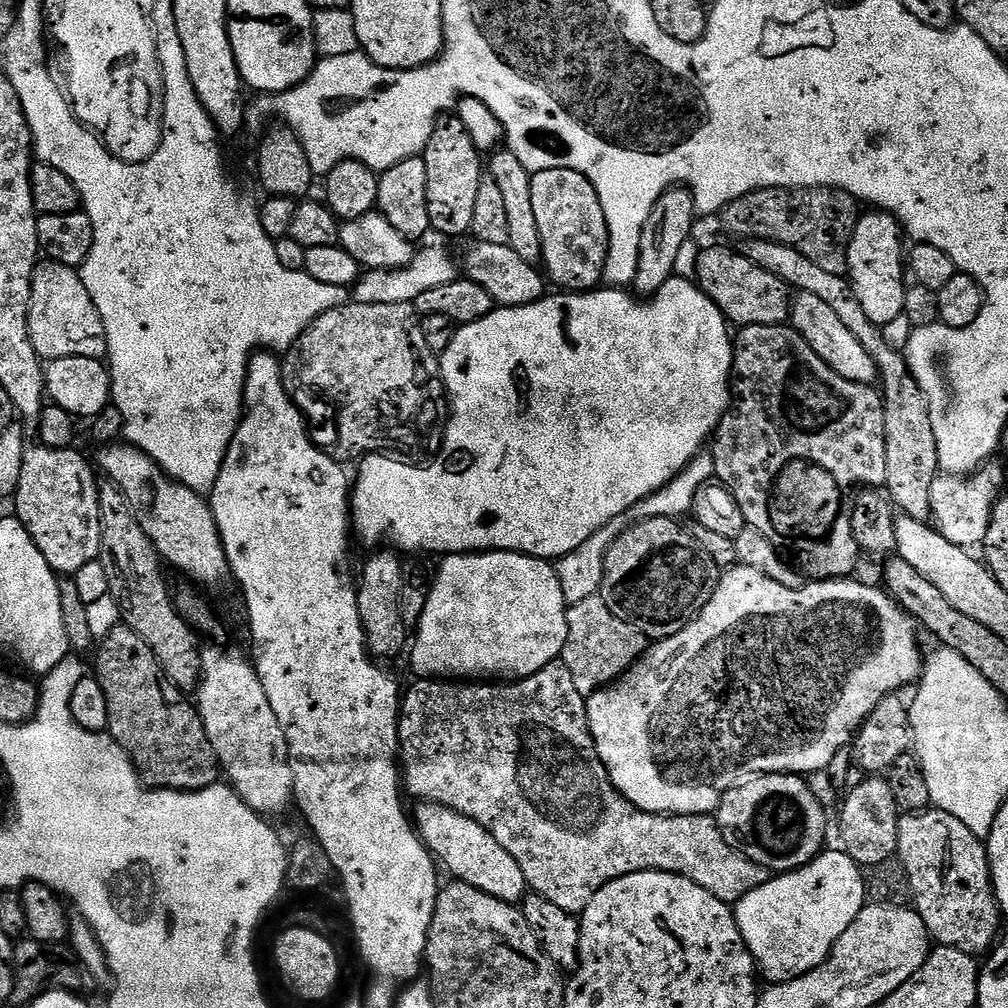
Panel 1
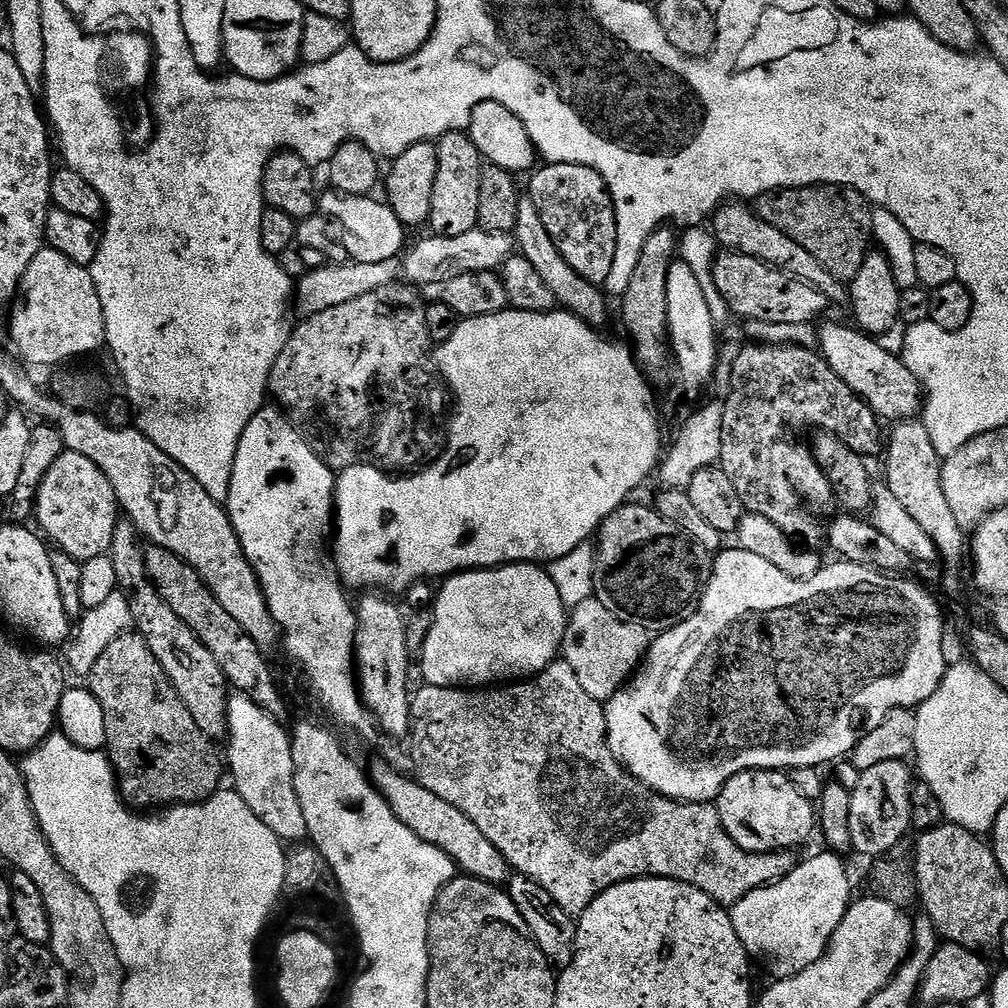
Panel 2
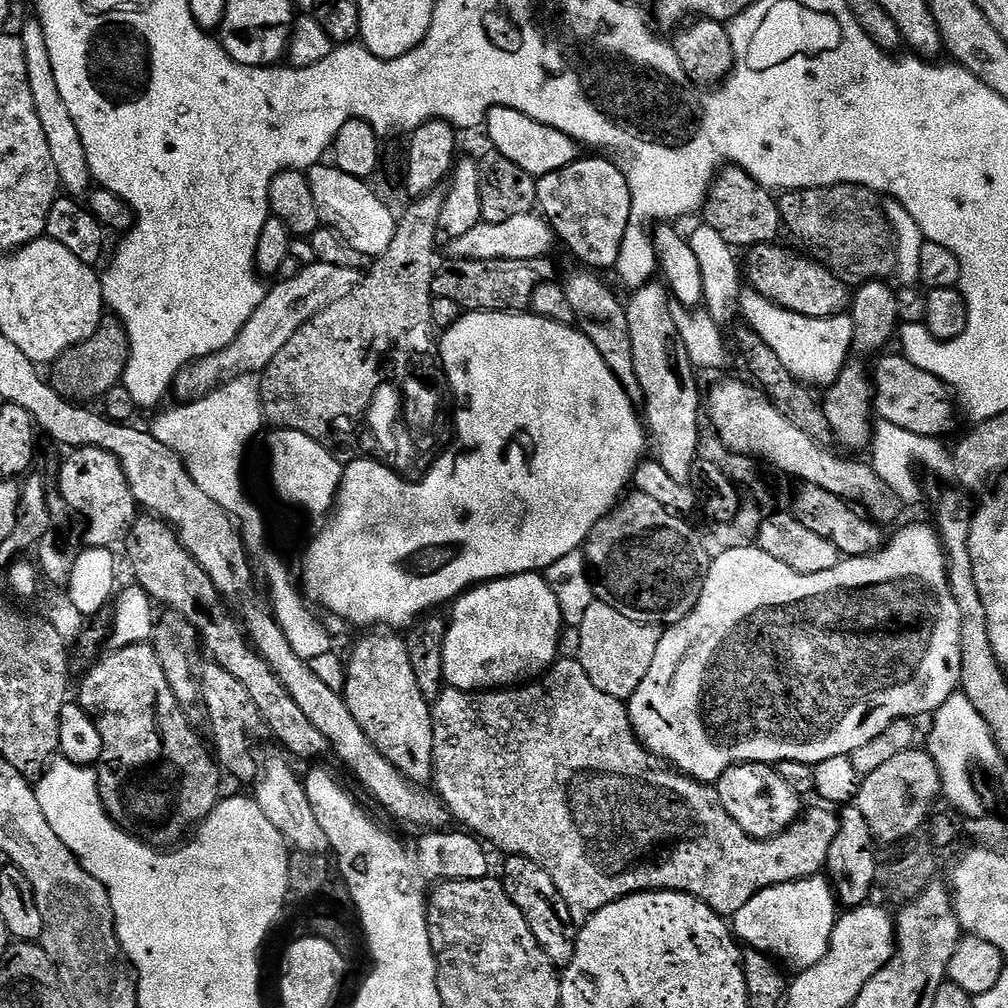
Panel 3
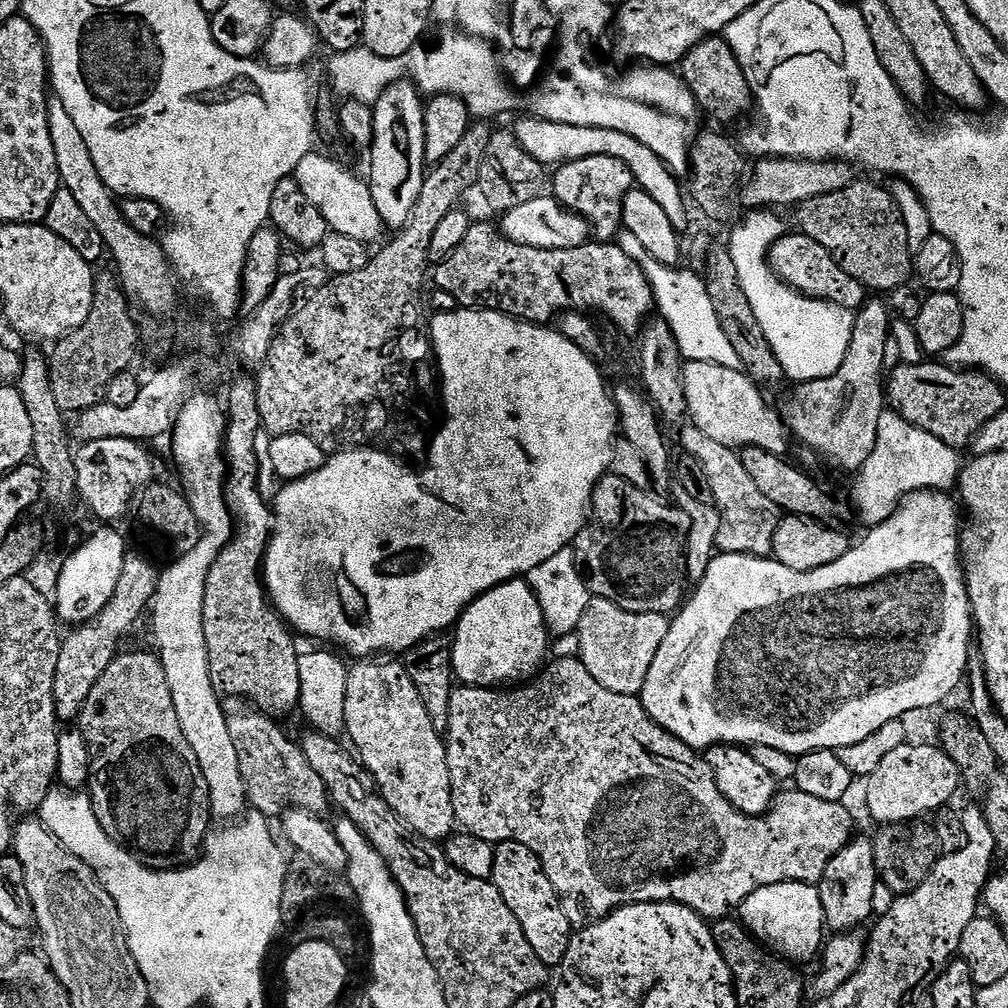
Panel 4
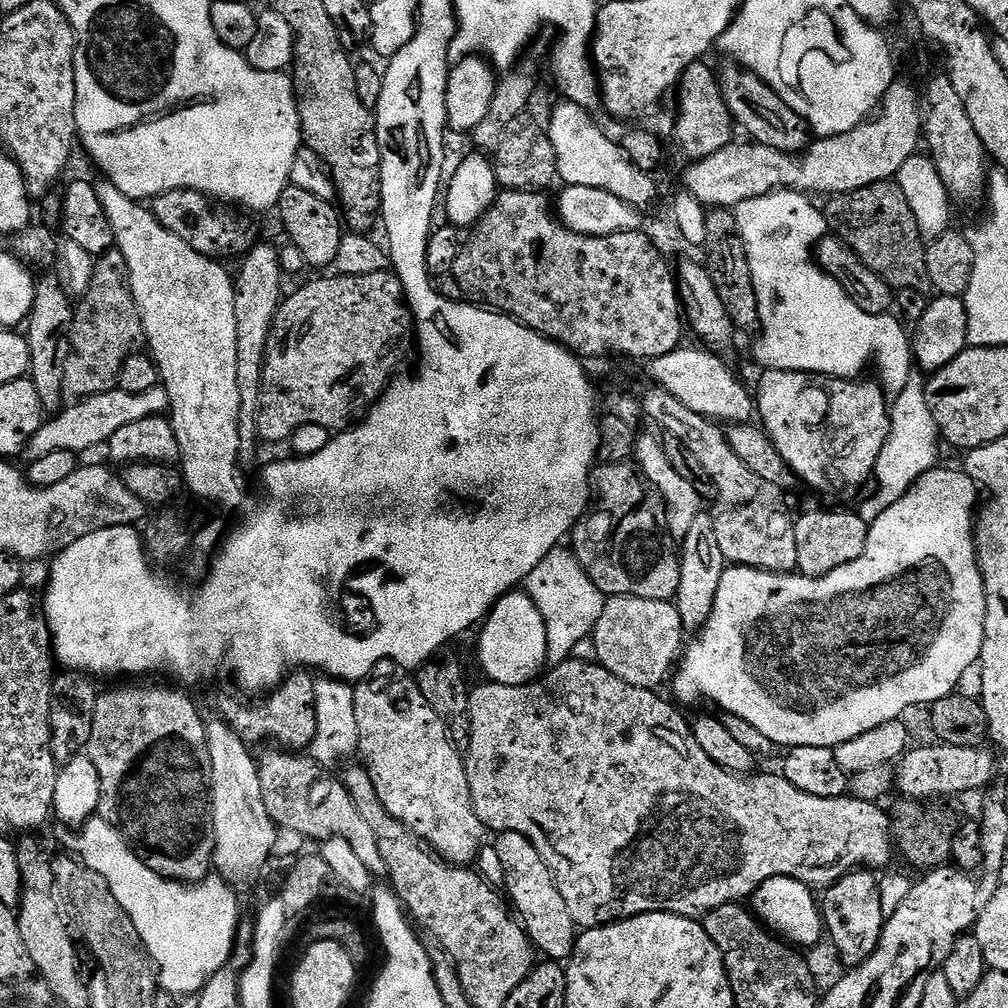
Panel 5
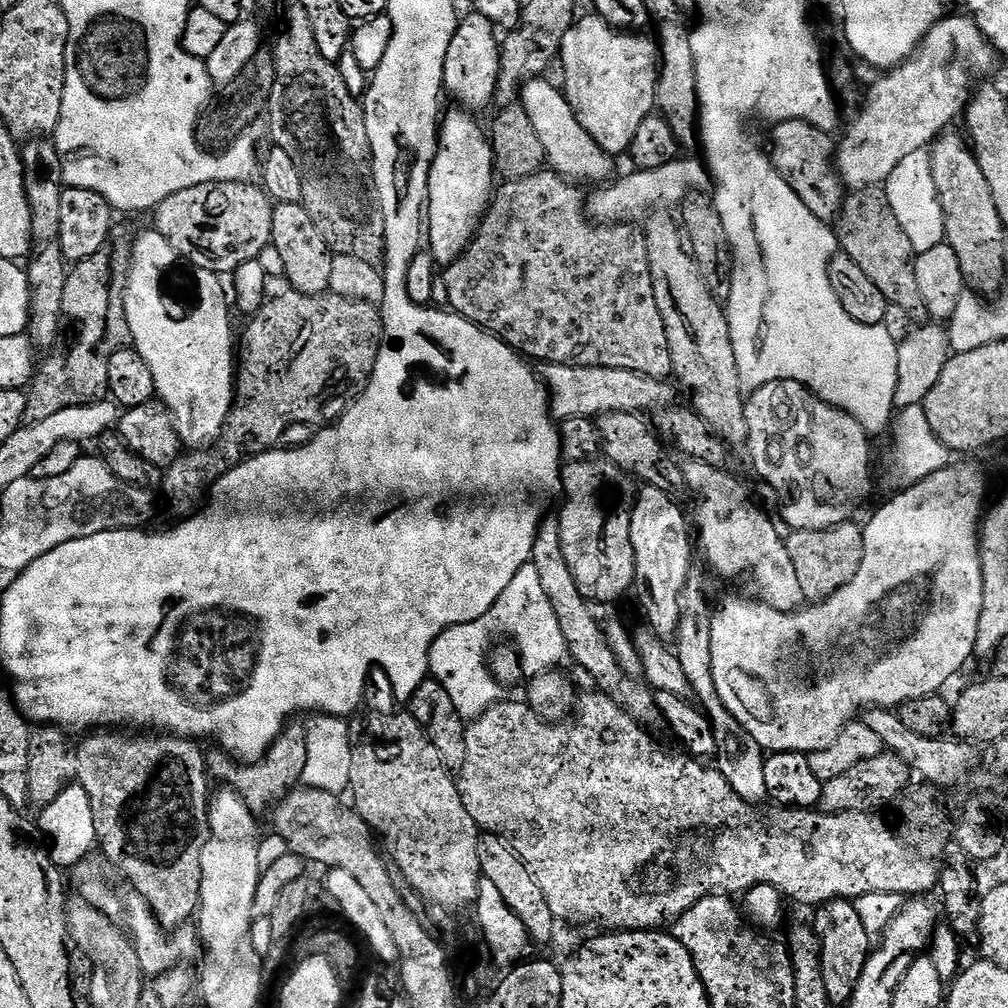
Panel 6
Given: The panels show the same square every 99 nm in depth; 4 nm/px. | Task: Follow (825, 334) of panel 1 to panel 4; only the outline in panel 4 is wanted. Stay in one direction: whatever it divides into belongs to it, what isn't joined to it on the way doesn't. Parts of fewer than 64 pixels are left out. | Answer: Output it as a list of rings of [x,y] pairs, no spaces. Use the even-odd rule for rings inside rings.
[[[943,362],[901,363],[886,380],[886,400],[906,422],[920,427],[948,447],[964,450],[977,434],[1006,407],[1005,389],[979,370],[961,370]]]

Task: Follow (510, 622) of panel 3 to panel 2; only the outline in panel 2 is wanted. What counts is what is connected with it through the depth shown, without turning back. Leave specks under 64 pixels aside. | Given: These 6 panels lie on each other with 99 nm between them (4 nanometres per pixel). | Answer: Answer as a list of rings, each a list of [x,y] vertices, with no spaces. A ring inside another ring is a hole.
[[[502,564],[499,568],[481,568],[479,570],[465,570],[454,576],[449,576],[443,581],[440,593],[436,596],[436,606],[431,609],[433,626],[426,634],[426,642],[418,654],[420,672],[424,675],[423,683],[427,686],[439,688],[467,688],[469,690],[483,690],[489,686],[504,686],[509,682],[523,682],[537,676],[541,670],[548,667],[553,660],[561,655],[564,643],[564,629],[566,627],[566,609],[558,589],[548,577],[547,571],[536,564]]]

